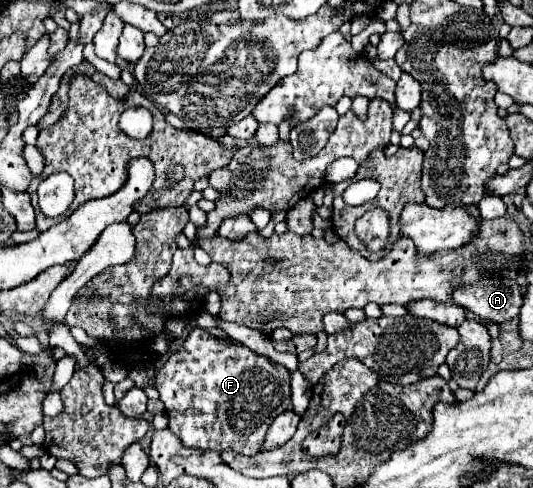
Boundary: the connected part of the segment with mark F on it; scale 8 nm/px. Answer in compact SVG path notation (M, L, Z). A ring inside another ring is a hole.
M195 326L179 350L163 358L155 372L159 400L165 404L169 430L189 448L223 452L227 448L255 456L277 414L291 410L289 370L255 354L247 346L215 338Z

